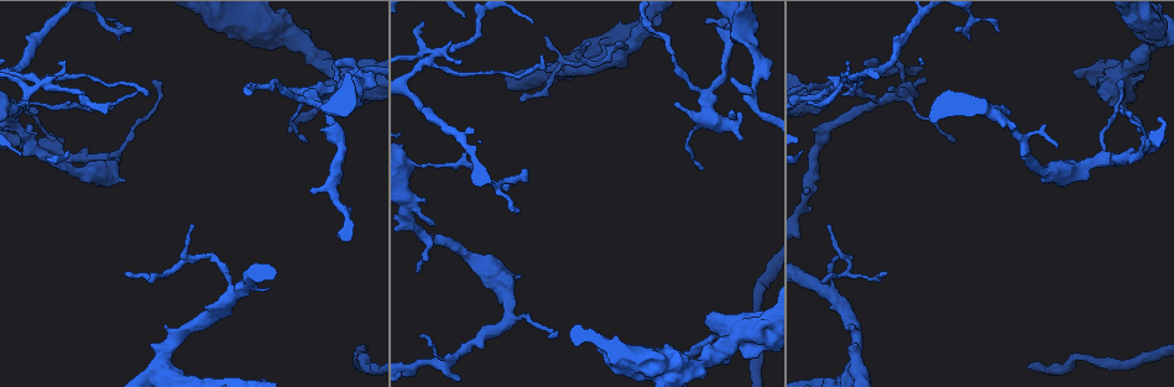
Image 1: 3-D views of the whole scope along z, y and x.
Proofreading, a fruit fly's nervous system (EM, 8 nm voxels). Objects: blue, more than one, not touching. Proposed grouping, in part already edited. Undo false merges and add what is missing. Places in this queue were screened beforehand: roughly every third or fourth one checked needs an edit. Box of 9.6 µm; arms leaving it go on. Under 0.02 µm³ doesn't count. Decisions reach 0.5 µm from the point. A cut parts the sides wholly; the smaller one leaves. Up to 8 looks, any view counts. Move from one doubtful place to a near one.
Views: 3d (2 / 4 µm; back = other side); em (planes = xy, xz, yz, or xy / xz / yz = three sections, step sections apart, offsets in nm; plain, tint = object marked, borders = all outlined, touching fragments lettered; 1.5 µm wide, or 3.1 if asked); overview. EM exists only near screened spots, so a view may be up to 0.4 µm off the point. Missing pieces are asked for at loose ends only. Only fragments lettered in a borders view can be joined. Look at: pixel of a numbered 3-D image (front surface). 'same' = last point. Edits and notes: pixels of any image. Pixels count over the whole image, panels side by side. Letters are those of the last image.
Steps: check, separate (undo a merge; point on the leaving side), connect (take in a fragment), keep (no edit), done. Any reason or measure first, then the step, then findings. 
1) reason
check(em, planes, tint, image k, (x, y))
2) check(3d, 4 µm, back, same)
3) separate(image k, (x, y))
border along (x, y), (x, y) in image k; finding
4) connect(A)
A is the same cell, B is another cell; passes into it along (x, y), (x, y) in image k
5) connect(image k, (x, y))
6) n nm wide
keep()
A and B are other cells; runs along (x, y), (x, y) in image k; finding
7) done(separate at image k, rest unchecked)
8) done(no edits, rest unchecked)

abrupt turn
check(em, yz, step 8, tint, image 1, (754, 291))

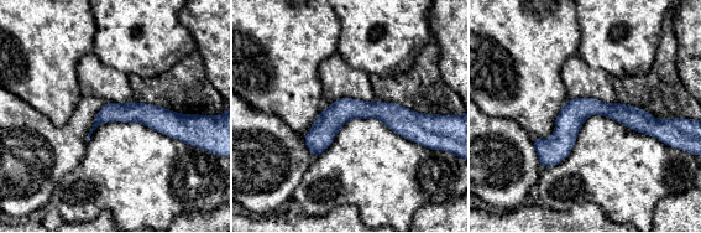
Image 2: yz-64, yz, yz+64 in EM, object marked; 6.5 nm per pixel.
check(em, planes, borders, same)

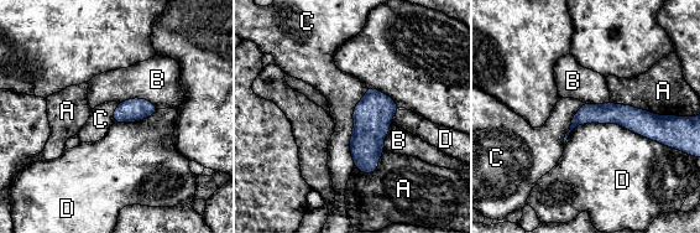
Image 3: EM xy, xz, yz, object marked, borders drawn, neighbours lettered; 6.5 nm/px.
130 nm wide
keep()
A, B, C and D are other cells; runs along (664, 122), (585, 114), (574, 123) in image 3; all the same neuron

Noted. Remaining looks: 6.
free end
check(em, planes, borders, image 1, (113, 109))

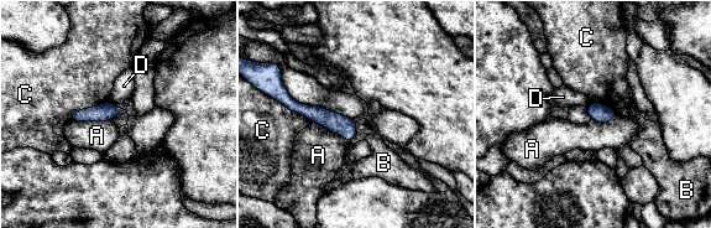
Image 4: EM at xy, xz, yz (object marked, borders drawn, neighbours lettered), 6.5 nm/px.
110 nm wide
keep()
A, B, C and D are other cells; no lettered fragment goes on from it

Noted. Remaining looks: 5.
tapers out
check(em, xz, step 8, borders, image 1, (1124, 81))

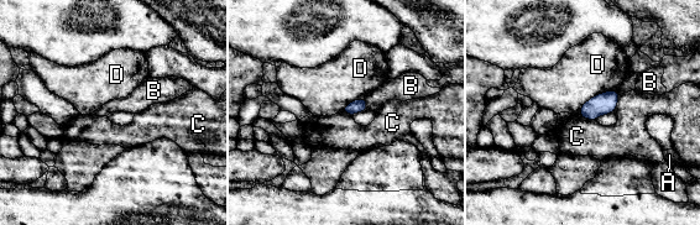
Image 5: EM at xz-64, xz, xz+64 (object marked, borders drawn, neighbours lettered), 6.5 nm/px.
check(em, planes, borders, same)

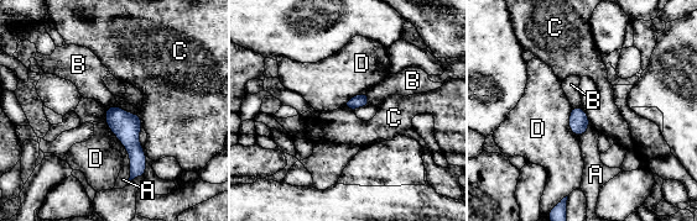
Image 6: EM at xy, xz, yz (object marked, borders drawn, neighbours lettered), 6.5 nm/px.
keep()
A, B, C and D are other cells; none of them fits

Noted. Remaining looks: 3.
done(no edits, rest unchecked)

